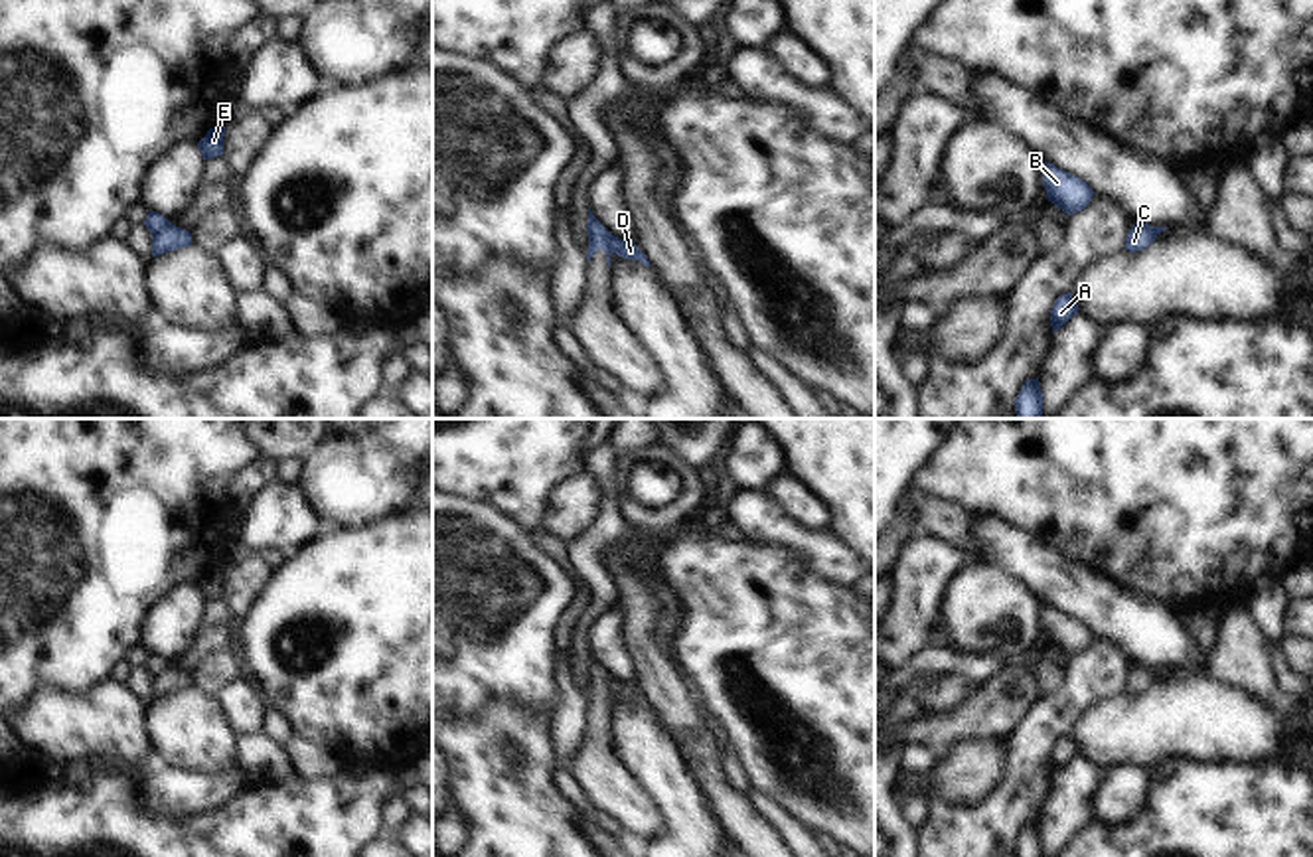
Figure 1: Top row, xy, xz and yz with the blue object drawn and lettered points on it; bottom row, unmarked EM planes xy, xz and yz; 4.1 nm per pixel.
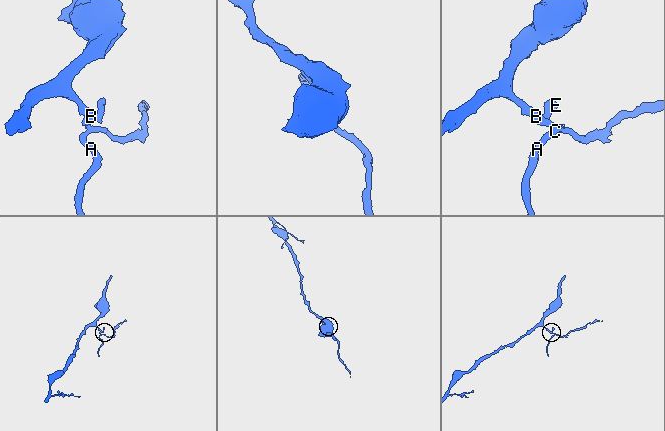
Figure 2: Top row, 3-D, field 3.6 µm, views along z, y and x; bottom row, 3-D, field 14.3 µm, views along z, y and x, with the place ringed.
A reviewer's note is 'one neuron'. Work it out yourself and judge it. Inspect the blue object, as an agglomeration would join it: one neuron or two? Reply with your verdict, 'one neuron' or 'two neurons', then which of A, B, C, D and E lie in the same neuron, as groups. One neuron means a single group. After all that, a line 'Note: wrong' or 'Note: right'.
two neurons; groups A C D / B E
Note: wrong

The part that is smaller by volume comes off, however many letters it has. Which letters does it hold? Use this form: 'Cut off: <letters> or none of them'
Cut off: A, C, D

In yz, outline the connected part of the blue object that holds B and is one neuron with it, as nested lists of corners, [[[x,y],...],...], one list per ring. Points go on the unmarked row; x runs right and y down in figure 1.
[[[1043,604],[1043,628],[1046,642],[1068,658],[1082,654],[1094,640],[1092,630],[1084,622],[1050,604]]]

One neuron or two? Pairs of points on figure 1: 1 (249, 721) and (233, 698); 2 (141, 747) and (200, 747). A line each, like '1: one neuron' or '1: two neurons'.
1: one neuron
2: two neurons

